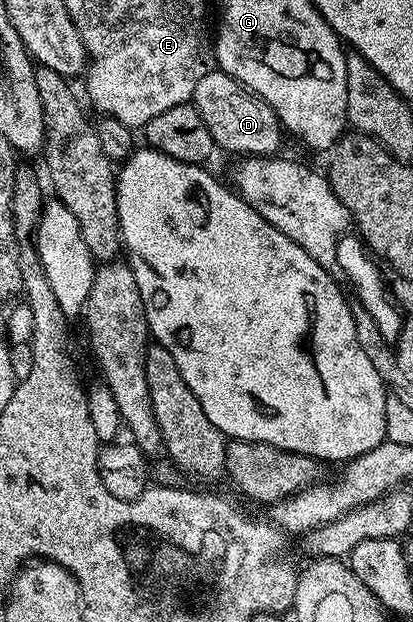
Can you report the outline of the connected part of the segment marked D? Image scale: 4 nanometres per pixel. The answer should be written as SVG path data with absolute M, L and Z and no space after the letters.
M217 68L210 70L200 84L196 84L192 104L200 112L204 124L208 124L208 132L212 132L212 140L219 151L227 150L230 154L237 156L274 156L279 153L284 139L282 123L274 114L274 109L265 102L264 99L258 98L248 86L242 86L232 76L225 74L223 70Z

